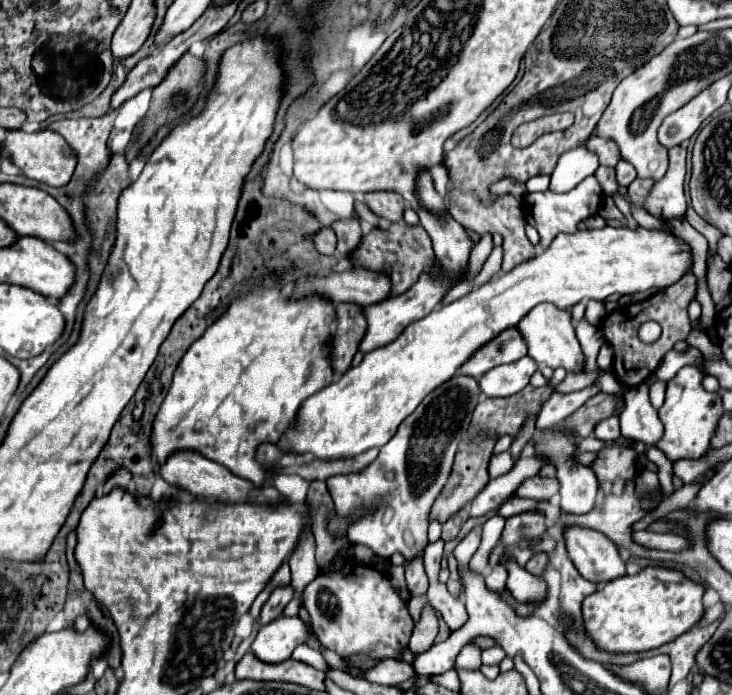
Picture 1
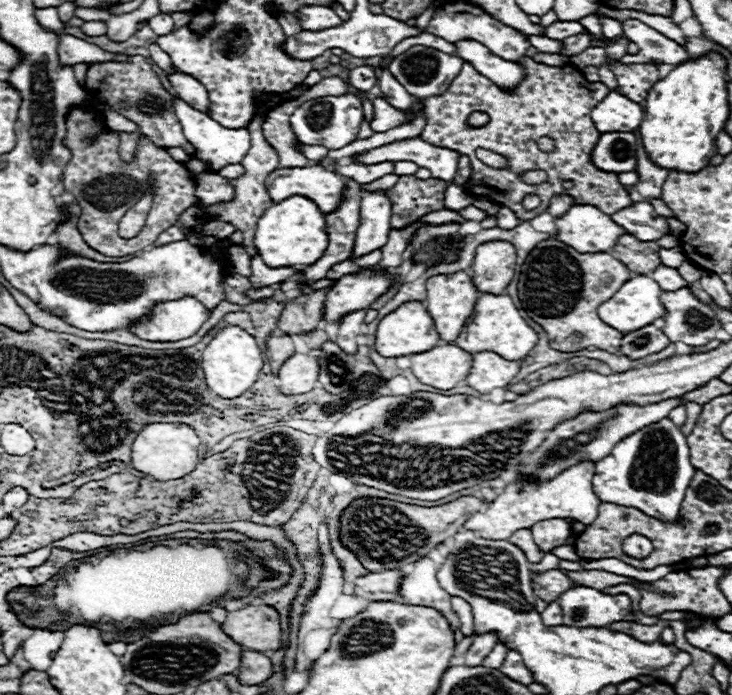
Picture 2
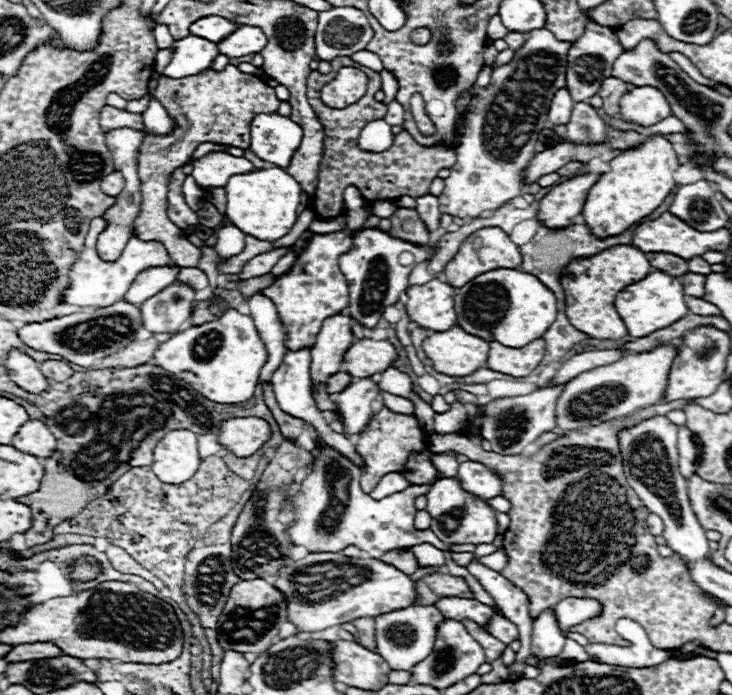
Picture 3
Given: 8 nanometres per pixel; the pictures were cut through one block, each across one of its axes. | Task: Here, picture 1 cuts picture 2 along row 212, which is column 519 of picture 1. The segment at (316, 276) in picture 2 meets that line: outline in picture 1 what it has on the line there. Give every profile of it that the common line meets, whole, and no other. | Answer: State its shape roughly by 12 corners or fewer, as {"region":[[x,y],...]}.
{"region":[[518,328],[480,348],[460,370],[482,376],[528,354]]}

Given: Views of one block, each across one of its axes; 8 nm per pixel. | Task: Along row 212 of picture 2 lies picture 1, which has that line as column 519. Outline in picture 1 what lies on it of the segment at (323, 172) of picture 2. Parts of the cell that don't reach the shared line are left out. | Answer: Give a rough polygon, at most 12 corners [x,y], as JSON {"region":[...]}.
{"region":[[538,304],[518,324],[540,366],[582,374],[568,310]]}

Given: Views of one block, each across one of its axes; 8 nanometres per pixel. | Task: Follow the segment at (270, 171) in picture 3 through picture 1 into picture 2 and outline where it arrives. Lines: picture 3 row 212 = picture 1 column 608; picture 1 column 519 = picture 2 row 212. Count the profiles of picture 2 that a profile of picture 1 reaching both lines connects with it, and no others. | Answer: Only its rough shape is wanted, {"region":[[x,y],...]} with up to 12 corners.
{"region":[[306,196],[264,212],[254,244],[270,268],[304,268],[328,248]]}

